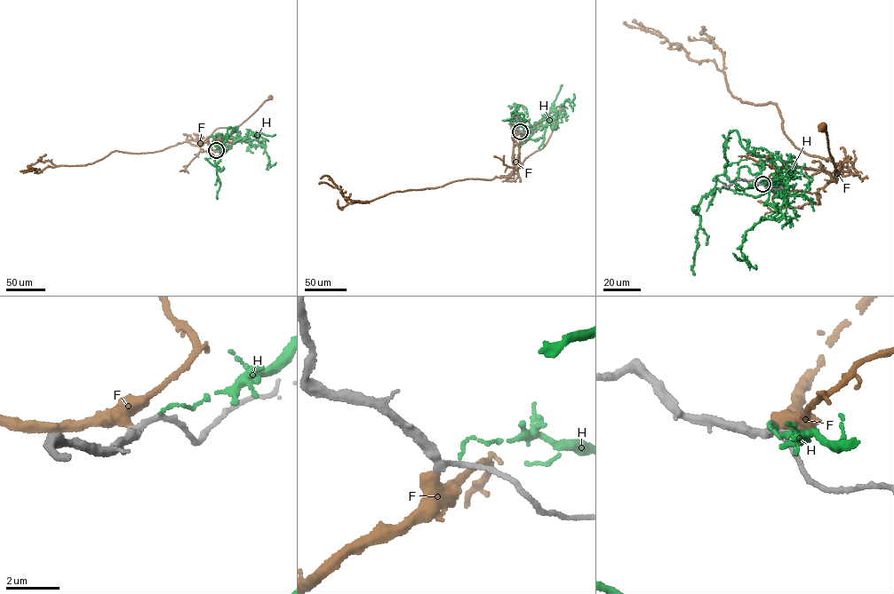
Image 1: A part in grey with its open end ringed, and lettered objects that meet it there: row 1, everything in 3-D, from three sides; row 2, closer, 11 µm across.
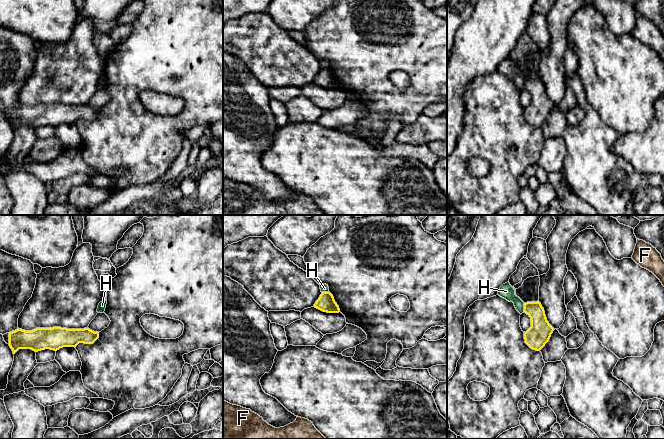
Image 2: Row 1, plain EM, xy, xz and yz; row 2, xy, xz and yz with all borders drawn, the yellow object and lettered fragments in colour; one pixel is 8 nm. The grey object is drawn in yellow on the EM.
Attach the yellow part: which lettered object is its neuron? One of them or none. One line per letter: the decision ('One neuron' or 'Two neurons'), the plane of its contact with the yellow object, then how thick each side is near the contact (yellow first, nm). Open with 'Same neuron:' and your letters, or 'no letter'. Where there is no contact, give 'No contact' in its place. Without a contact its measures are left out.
Same neuron: F
F: One neuron. No contact
H: Two neurons. Touches yellow in yz. Thickness 180 nm (yellow) against 120 nm

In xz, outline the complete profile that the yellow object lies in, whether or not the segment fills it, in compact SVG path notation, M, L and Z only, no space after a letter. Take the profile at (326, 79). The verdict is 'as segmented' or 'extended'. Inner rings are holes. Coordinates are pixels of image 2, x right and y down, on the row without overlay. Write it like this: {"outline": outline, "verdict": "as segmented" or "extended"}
{"outline": "M322 68L314 83L327 89L339 89L340 85L330 68Z", "verdict": "as segmented"}

